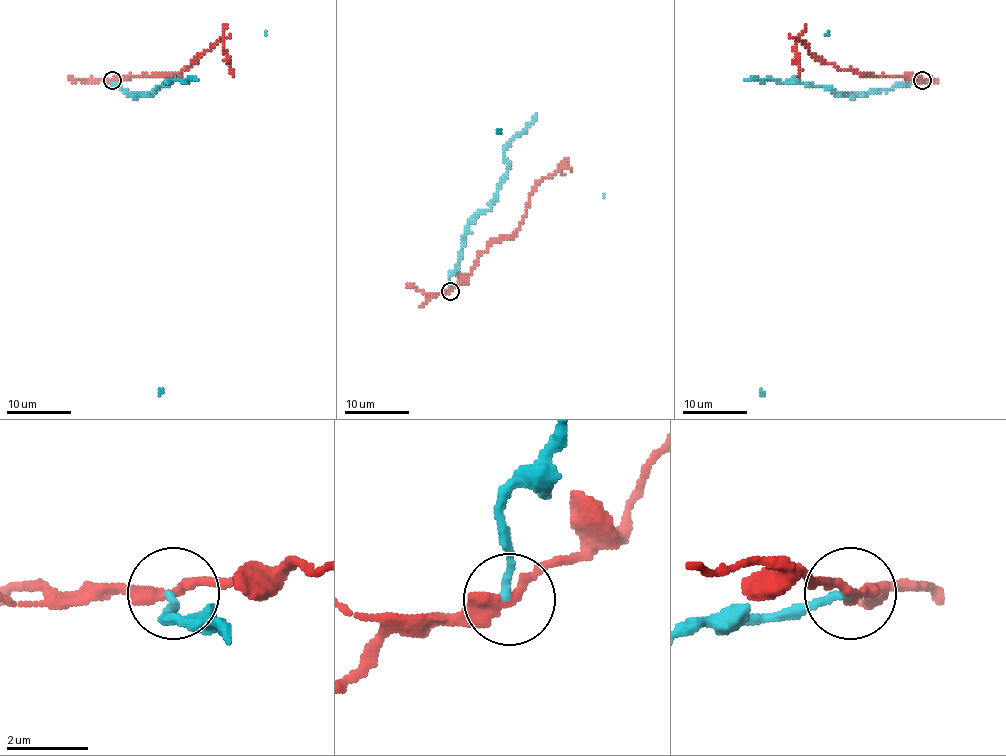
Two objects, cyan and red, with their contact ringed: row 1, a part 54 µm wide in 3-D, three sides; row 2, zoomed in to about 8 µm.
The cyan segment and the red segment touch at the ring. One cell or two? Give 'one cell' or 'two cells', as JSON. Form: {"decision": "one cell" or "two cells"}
{"decision": "two cells"}

